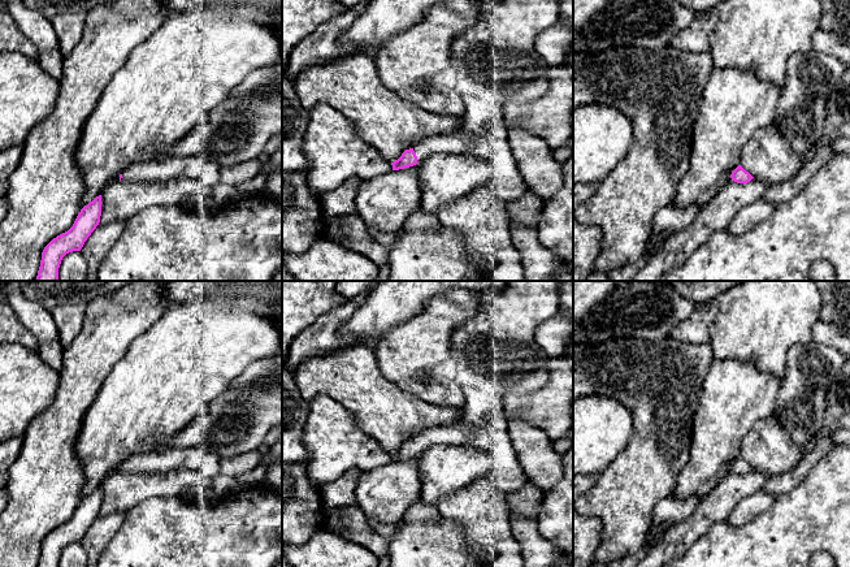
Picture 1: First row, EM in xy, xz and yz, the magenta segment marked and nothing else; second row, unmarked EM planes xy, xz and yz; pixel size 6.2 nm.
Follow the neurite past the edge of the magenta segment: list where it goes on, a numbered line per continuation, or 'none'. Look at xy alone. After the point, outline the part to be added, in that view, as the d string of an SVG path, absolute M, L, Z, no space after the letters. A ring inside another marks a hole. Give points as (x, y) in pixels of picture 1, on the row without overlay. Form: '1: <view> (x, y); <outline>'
1: xy (200, 459); M205 446L166 447L160 451L130 456L121 472L147 473L186 468L199 473L204 481L220 475L220 455Z

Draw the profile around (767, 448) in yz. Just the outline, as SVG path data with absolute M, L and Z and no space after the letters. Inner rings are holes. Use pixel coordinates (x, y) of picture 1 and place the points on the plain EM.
M773 415L762 419L741 442L741 455L754 469L769 477L792 471L803 453Z

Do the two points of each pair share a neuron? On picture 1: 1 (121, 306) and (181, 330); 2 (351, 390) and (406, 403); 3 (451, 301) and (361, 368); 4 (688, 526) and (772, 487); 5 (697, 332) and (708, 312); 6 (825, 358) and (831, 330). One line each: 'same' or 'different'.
1: different
2: same
3: different
4: different
5: same
6: different

